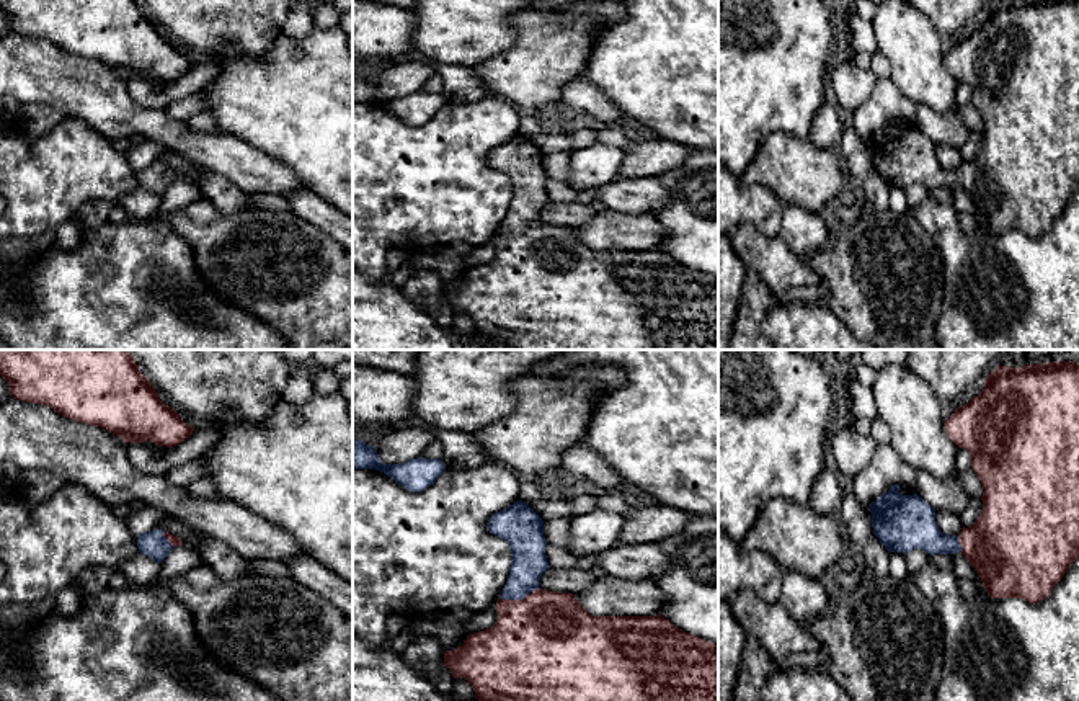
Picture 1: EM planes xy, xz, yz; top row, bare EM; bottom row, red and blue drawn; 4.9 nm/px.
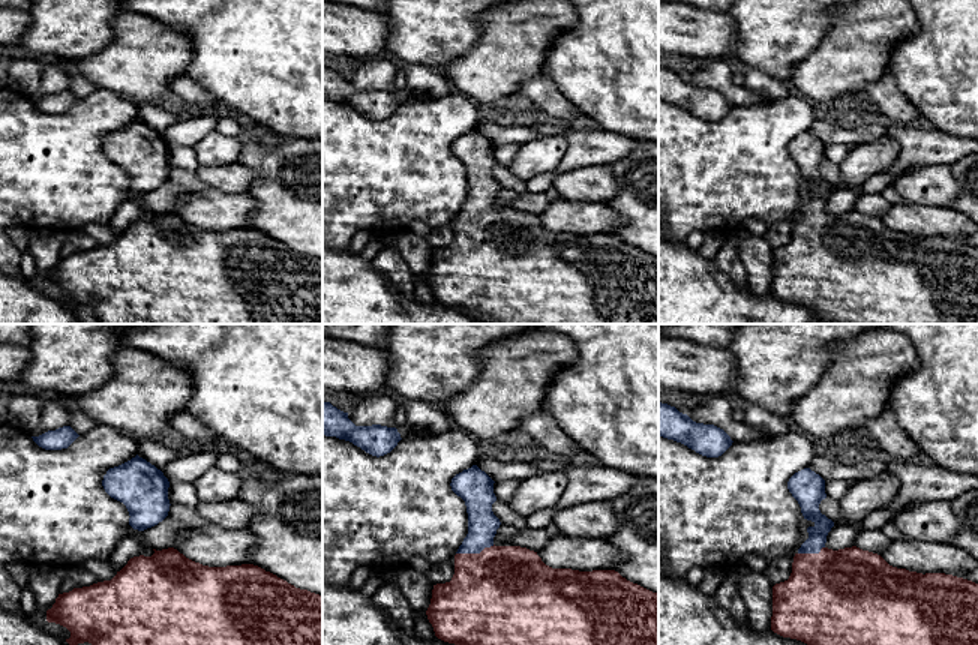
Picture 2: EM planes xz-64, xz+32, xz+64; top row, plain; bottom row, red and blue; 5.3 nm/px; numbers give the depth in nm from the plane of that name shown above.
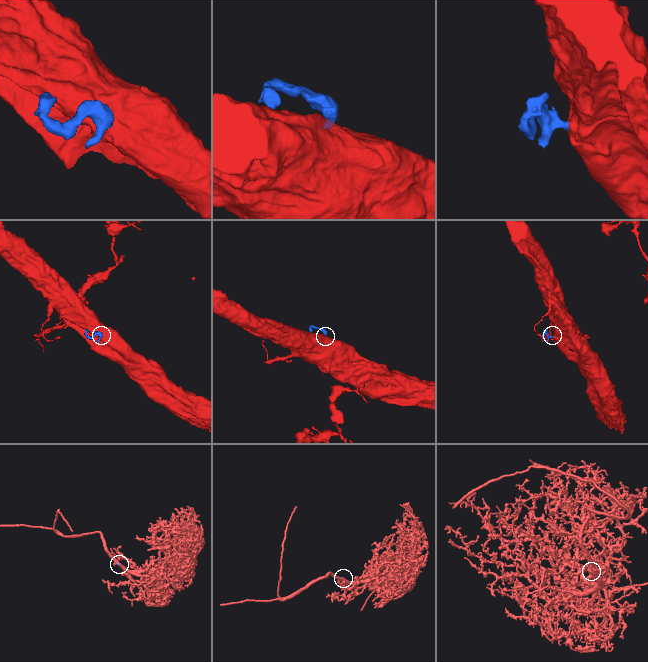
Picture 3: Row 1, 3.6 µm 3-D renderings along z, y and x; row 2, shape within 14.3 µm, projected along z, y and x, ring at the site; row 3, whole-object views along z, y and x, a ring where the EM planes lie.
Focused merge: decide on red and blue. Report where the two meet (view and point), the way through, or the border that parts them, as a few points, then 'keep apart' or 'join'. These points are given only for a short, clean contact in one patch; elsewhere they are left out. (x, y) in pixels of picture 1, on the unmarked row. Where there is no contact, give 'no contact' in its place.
meets red in xz at (519, 234); runs through xz (541, 280), (519, 234), (528, 193); join

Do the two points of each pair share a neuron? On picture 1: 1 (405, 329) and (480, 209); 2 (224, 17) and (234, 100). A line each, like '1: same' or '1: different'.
1: different
2: different

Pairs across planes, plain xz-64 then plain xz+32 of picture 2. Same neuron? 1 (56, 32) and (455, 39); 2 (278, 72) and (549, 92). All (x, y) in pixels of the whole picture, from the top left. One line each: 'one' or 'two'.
1: one
2: two

